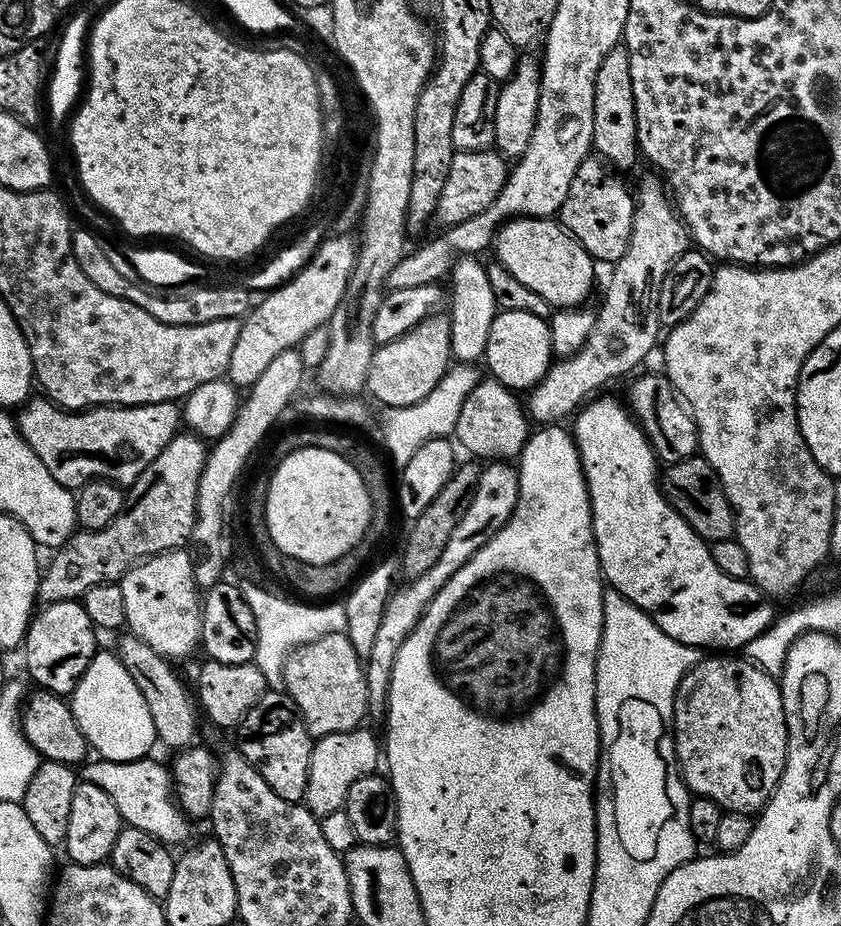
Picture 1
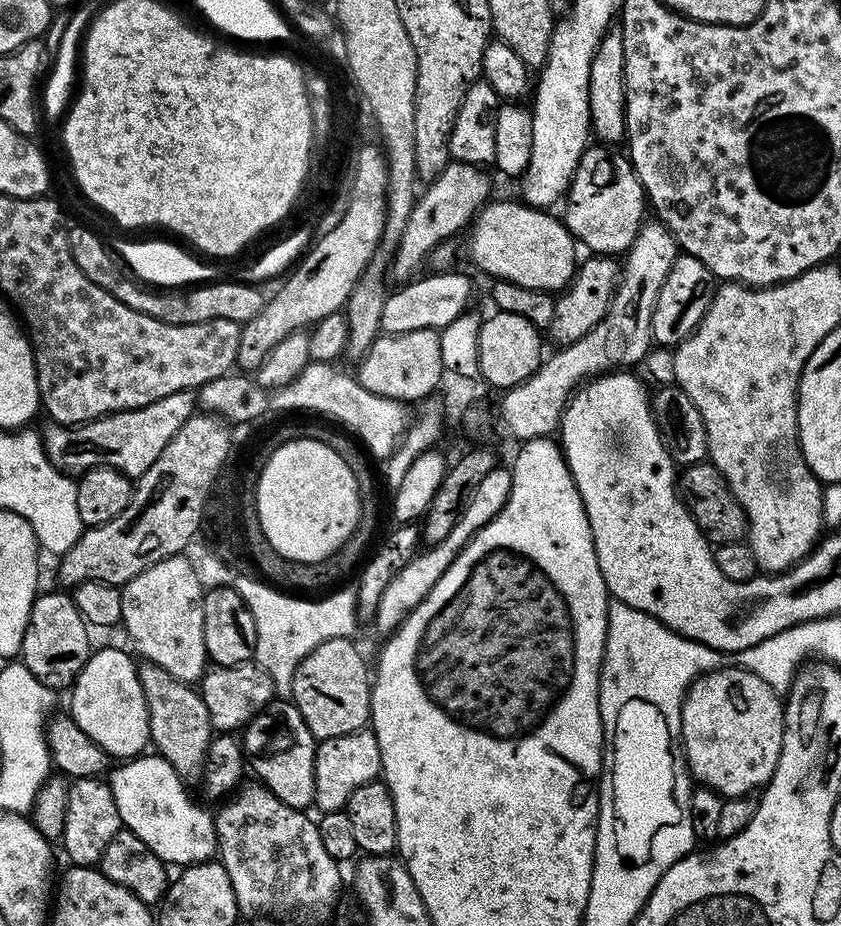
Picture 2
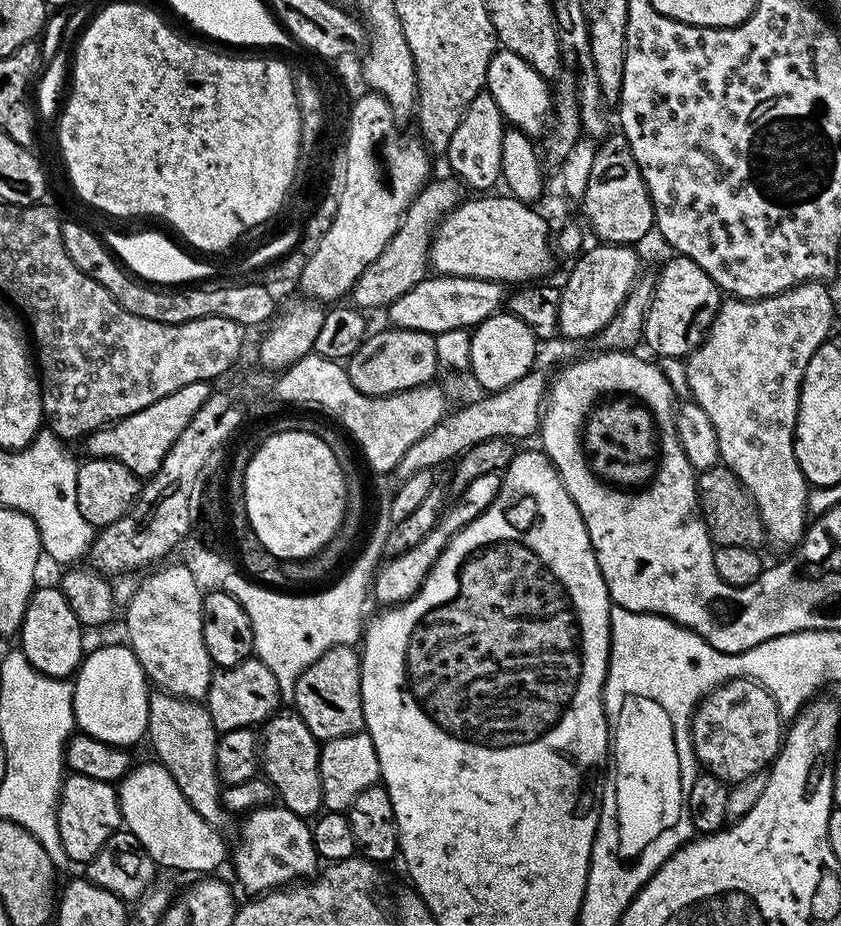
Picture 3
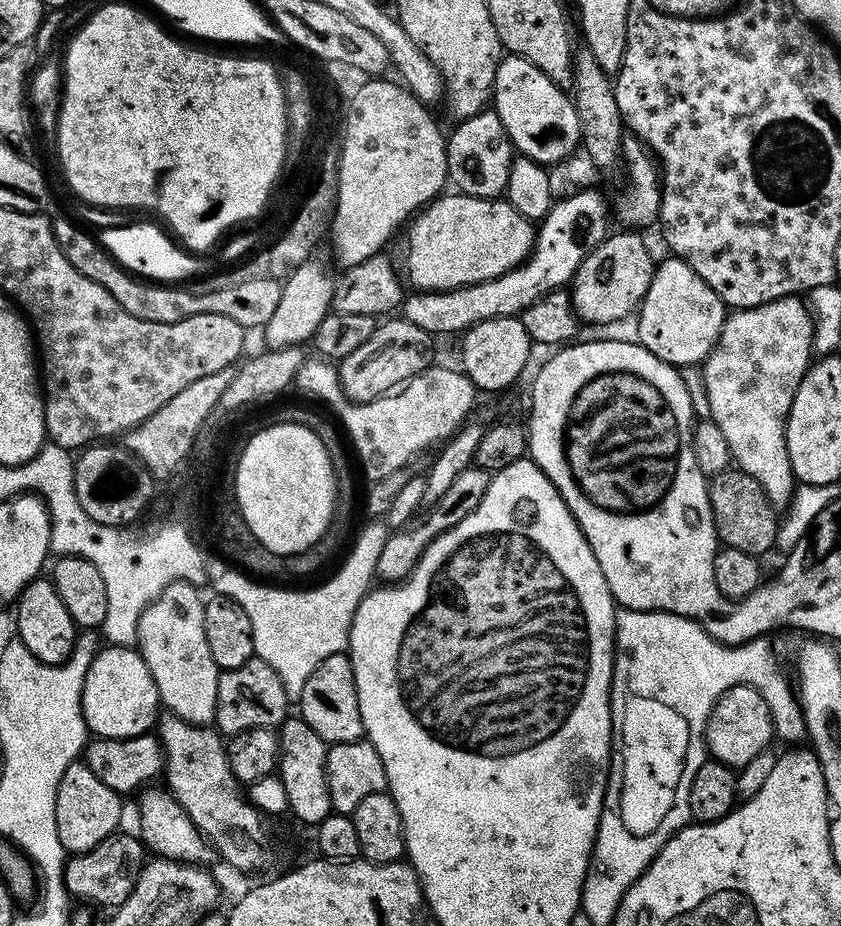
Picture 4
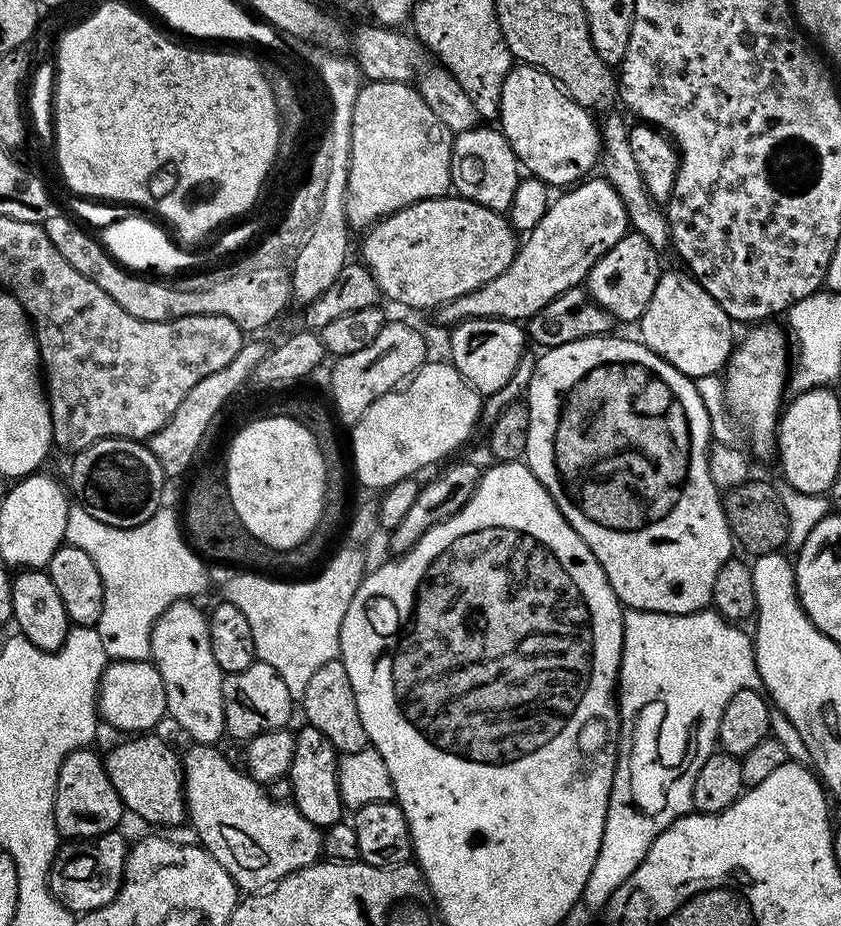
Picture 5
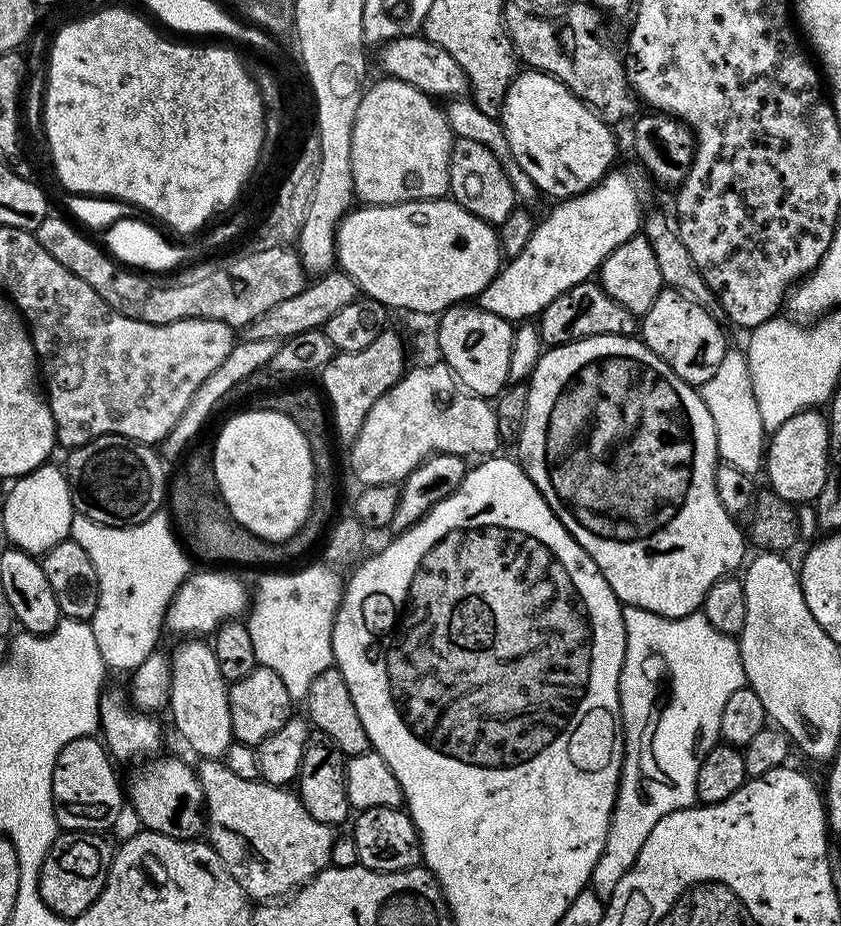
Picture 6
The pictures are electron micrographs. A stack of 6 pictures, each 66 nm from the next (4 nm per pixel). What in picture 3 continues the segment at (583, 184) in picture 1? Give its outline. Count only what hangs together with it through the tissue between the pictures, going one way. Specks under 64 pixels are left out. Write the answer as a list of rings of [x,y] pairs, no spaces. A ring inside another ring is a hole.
[[[623,134],[609,135],[596,145],[594,164],[591,167],[589,185],[582,201],[582,215],[588,219],[587,227],[597,241],[605,244],[639,245],[639,240],[653,231],[656,215],[646,182],[634,162],[634,154]]]

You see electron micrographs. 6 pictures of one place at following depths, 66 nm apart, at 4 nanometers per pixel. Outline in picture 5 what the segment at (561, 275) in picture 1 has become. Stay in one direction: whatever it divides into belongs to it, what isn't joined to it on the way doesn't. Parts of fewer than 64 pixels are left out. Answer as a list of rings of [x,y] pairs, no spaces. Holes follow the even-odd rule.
[[[455,194],[406,206],[376,221],[363,236],[364,241],[360,244],[360,252],[364,255],[362,263],[381,293],[408,308],[429,310],[435,310],[462,294],[470,294],[470,290],[478,290],[486,282],[498,278],[498,274],[502,274],[502,270],[514,262],[518,247],[518,233],[505,213],[462,200]]]

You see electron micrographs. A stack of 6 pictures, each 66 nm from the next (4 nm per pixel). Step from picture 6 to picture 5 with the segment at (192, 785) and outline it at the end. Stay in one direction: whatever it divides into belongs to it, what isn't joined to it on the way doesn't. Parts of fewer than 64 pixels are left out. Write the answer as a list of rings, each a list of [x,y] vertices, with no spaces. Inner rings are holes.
[[[136,734],[124,738],[107,753],[103,753],[104,773],[110,778],[110,786],[118,790],[118,798],[129,813],[148,824],[161,824],[164,828],[176,828],[188,820],[188,805],[184,802],[184,765],[181,753],[175,752],[166,741],[156,734]]]

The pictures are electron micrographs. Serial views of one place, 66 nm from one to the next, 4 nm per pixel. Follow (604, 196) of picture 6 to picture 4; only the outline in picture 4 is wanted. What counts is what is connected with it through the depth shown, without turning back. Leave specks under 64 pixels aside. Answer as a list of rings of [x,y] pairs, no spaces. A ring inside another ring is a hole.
[[[596,190],[580,191],[572,197],[557,199],[539,221],[536,243],[523,264],[498,278],[467,284],[455,288],[453,292],[413,291],[403,301],[403,319],[414,322],[414,326],[422,326],[422,330],[429,334],[460,334],[473,328],[478,322],[493,320],[496,316],[516,316],[524,312],[526,306],[538,302],[538,298],[571,285],[572,277],[584,260],[586,249],[597,248],[604,237],[609,235],[608,216],[610,220],[610,204]]]

